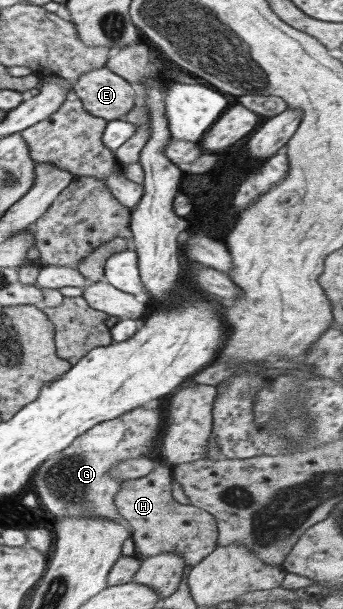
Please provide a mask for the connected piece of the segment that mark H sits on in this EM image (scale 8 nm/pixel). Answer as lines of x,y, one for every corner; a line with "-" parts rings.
160,465
152,473
138,479
126,480
115,495
119,514
128,521
132,539
135,541
135,557
145,559
150,555
170,551
185,557
188,572
217,546
216,518
204,509
184,505
173,497
172,466

